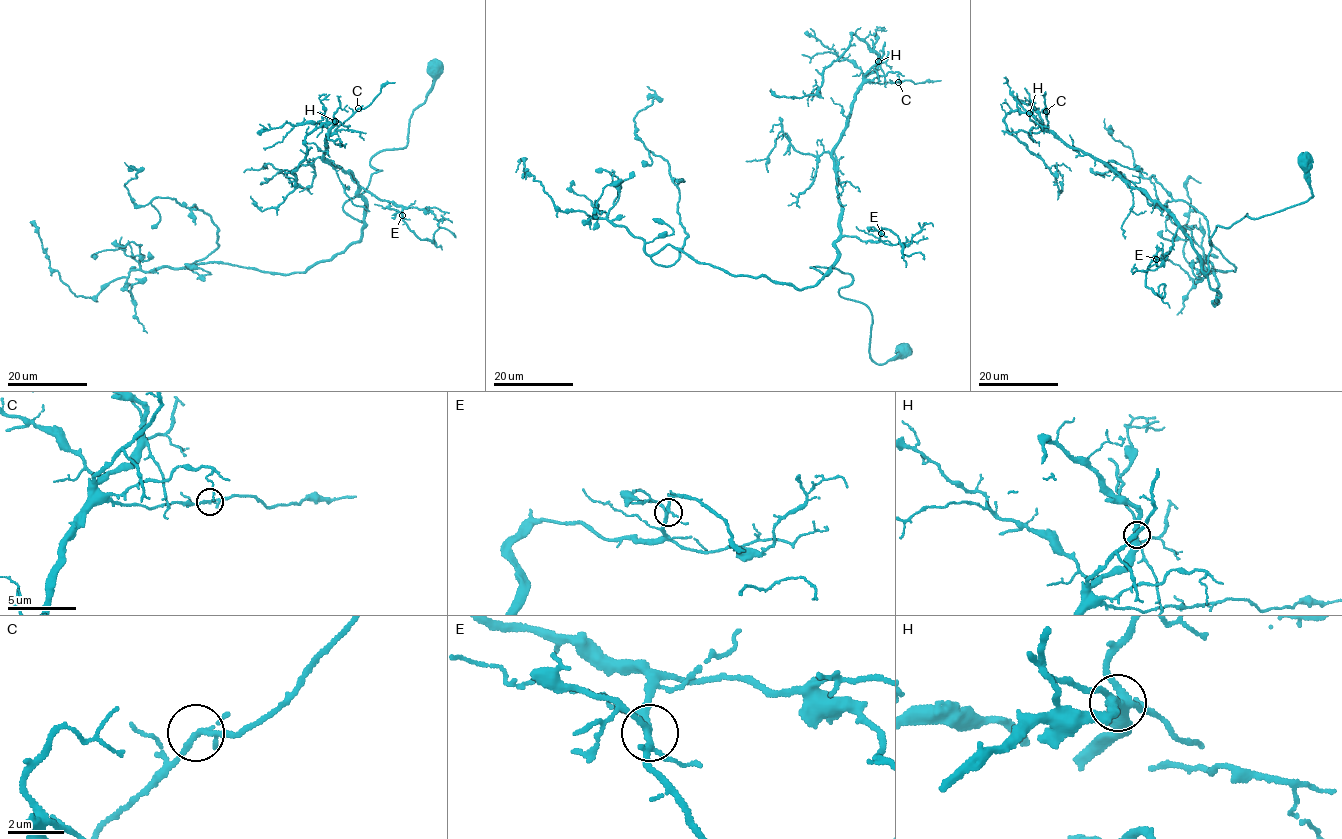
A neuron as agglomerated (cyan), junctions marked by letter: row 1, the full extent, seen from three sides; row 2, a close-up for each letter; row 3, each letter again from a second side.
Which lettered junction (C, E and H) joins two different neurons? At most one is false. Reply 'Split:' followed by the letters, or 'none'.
Split: H

